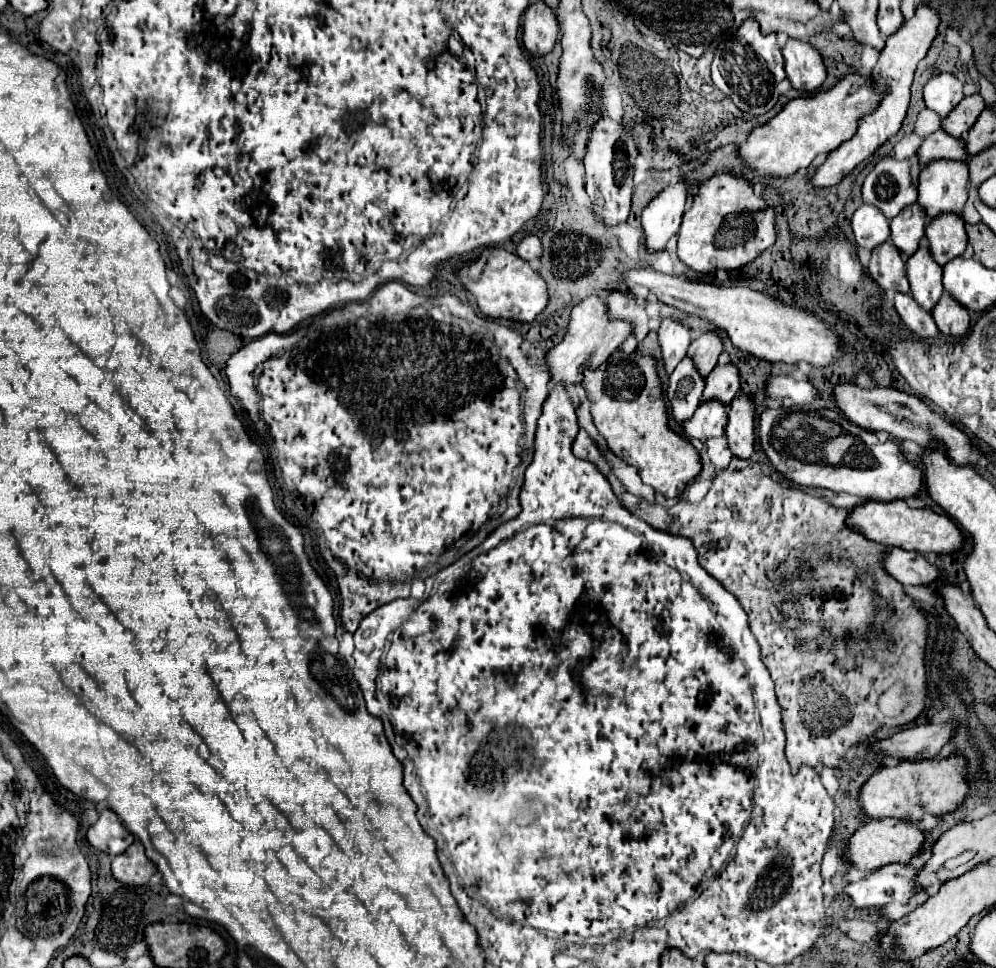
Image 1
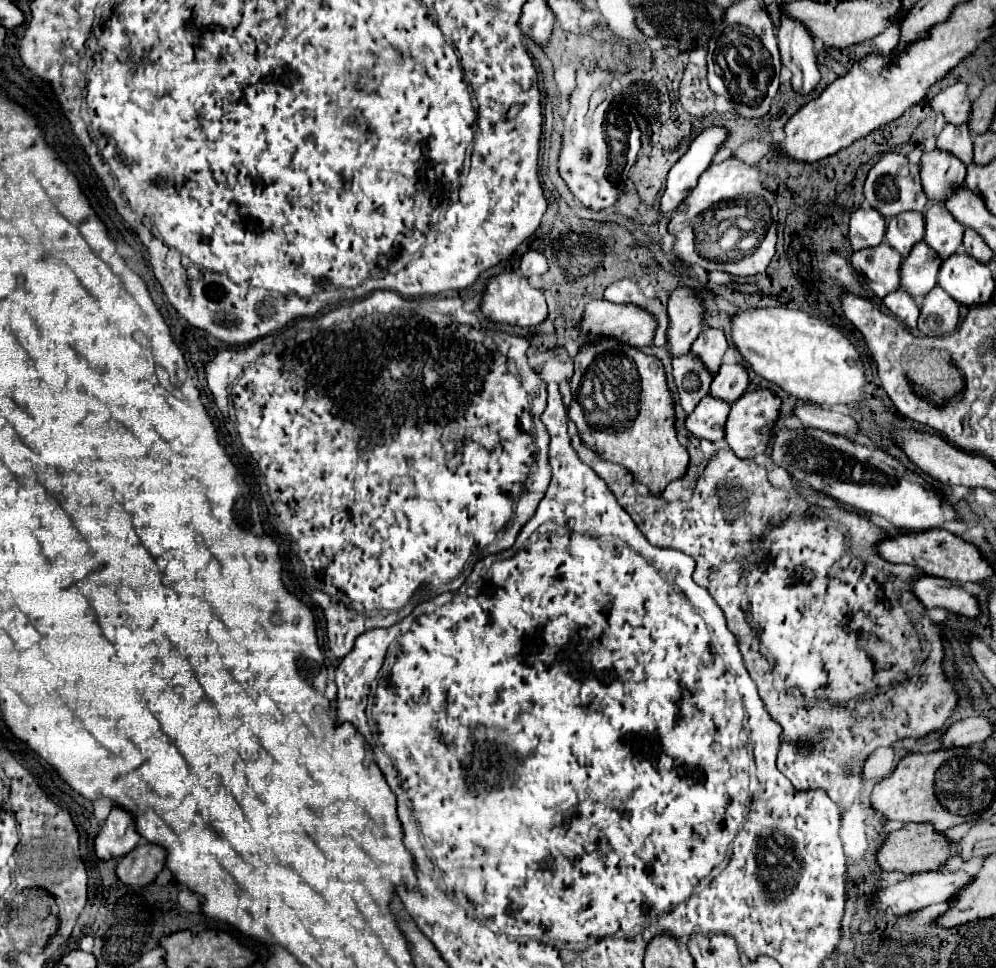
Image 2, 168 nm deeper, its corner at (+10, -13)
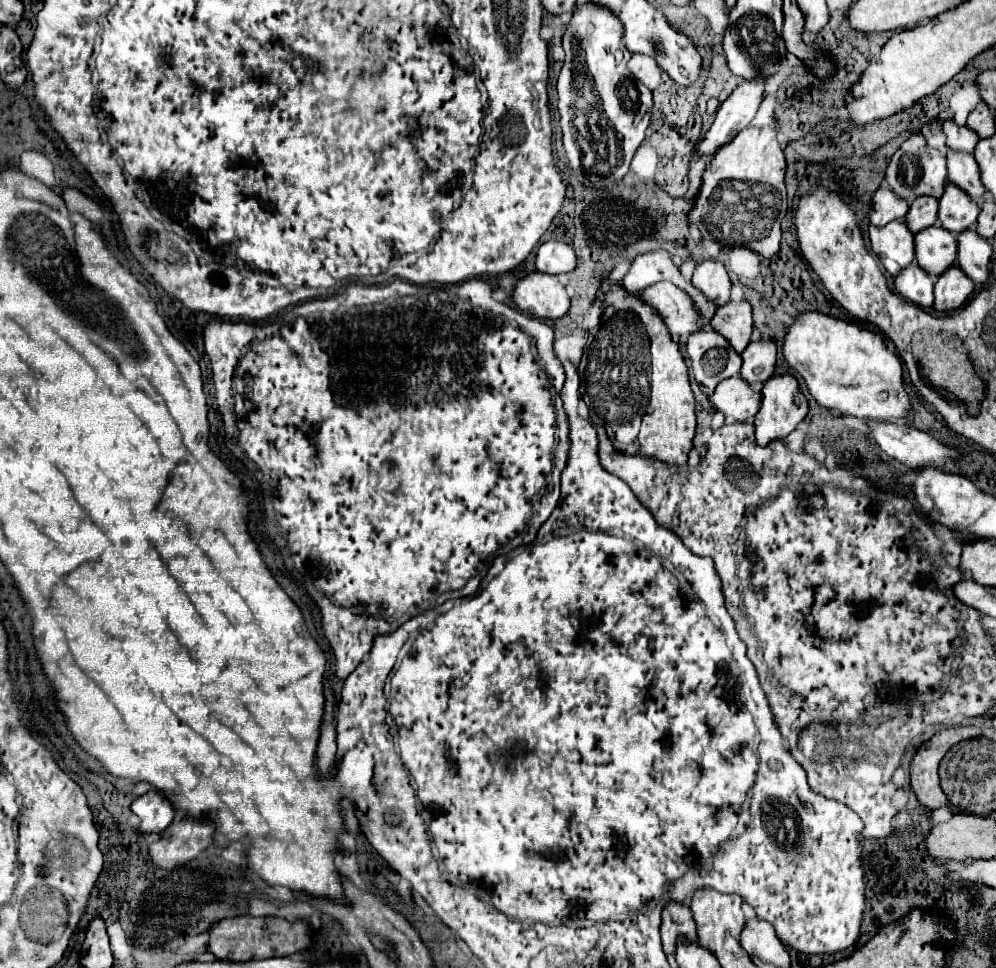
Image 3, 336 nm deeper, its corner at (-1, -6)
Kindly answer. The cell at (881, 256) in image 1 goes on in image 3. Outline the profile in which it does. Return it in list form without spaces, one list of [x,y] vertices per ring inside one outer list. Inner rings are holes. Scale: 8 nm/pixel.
[[[891,221],[885,227],[869,227],[871,251],[881,259],[883,267],[891,277],[897,277],[901,269],[905,269],[915,253],[913,253],[913,233],[907,229],[903,221]]]

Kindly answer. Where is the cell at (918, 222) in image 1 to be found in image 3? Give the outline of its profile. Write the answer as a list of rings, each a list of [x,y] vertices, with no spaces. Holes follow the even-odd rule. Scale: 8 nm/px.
[[[927,195],[915,199],[909,207],[909,213],[905,215],[905,223],[911,229],[911,233],[919,233],[921,229],[935,225],[935,221],[937,221],[937,201]]]

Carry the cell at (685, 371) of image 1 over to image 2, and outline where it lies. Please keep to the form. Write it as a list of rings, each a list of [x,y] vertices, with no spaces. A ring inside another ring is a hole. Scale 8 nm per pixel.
[[[688,352],[684,356],[676,356],[672,360],[672,376],[678,388],[680,404],[686,414],[694,410],[694,406],[710,392],[710,384],[714,380],[714,374],[704,366],[704,362]]]

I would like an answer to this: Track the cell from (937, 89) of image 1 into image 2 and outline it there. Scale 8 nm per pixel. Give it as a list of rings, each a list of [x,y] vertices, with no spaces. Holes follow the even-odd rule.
[[[956,82],[944,88],[934,100],[932,108],[942,112],[950,124],[966,124],[972,114],[972,100],[968,100],[968,86]]]

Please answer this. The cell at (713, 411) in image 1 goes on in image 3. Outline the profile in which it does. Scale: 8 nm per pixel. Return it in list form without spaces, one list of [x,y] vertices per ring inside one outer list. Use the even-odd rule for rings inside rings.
[[[737,375],[721,381],[711,397],[711,407],[713,411],[723,413],[727,419],[743,423],[747,419],[753,419],[759,409],[759,401],[761,395]]]

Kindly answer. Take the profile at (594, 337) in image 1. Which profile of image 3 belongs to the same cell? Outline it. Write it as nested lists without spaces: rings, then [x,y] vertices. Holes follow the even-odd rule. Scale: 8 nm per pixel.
[[[667,281],[655,283],[643,289],[637,295],[637,299],[651,305],[663,317],[663,323],[667,325],[673,339],[677,339],[683,333],[689,335],[697,331],[695,307],[691,299],[685,295],[685,291],[681,291],[673,283],[667,283]]]

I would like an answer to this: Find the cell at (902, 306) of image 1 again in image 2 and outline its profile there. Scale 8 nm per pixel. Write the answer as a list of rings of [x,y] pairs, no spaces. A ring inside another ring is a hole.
[[[896,290],[896,292],[890,292],[886,298],[884,298],[884,304],[886,308],[896,314],[908,328],[916,328],[916,320],[918,320],[918,314],[920,314],[920,308],[916,304],[916,300],[904,292],[904,290]]]

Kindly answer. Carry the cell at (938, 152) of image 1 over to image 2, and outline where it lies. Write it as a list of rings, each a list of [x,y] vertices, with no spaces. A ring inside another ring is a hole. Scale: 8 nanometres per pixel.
[[[948,124],[940,134],[938,134],[938,142],[936,148],[944,148],[948,152],[952,152],[954,156],[960,156],[960,160],[964,160],[964,164],[970,164],[974,158],[974,144],[972,144],[972,130],[968,128],[968,124]]]

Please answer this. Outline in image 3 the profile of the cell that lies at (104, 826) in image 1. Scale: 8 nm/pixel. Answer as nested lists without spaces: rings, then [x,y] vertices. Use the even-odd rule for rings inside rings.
[[[153,789],[131,803],[131,813],[135,813],[141,819],[137,827],[137,833],[141,835],[161,833],[175,817],[175,809],[171,807],[169,799],[165,799],[161,791]]]

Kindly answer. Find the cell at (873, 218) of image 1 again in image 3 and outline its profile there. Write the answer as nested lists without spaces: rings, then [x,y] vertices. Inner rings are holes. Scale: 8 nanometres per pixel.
[[[881,185],[877,189],[877,193],[873,195],[871,201],[871,211],[869,211],[869,221],[875,227],[883,227],[895,219],[901,219],[907,215],[909,203],[895,197],[895,193],[891,189],[887,189],[887,185]]]

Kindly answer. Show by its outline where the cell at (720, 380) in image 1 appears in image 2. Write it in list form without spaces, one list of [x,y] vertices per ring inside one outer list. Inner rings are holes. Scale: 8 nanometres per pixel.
[[[722,364],[712,382],[710,394],[732,404],[746,392],[748,384],[748,372],[742,364]]]

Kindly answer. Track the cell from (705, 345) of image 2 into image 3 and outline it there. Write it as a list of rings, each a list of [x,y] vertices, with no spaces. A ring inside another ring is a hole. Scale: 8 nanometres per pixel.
[[[747,301],[727,303],[715,311],[709,325],[713,331],[723,333],[723,337],[731,341],[731,347],[741,353],[749,345],[749,337],[753,331],[751,305]]]

